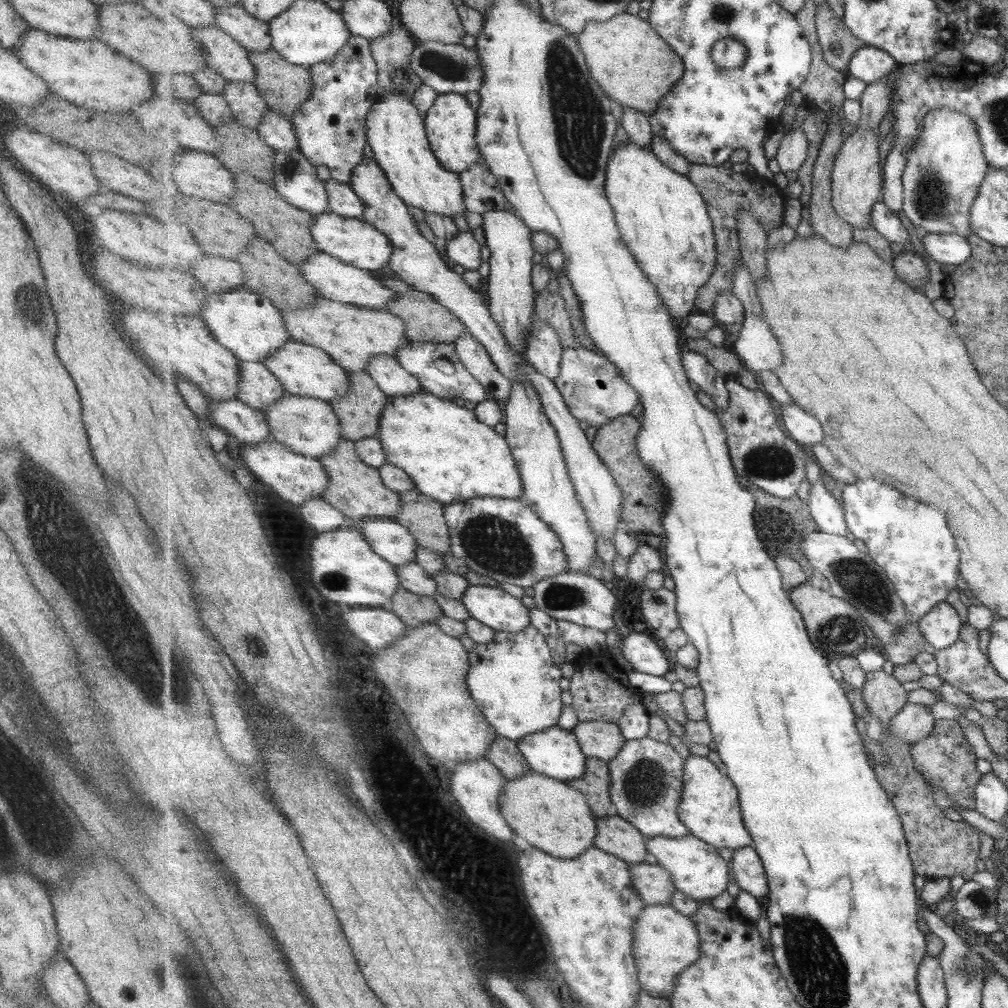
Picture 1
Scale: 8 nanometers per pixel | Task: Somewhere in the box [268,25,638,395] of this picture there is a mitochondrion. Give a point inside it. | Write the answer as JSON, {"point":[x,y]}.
{"point":[579,115]}

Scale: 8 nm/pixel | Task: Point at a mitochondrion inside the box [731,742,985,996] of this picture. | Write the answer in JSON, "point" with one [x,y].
{"point":[964,972]}

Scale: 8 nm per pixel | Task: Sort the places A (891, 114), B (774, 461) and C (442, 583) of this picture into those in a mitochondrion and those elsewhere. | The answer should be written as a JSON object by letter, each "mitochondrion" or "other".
{"A":"other","B":"mitochondrion","C":"other"}

